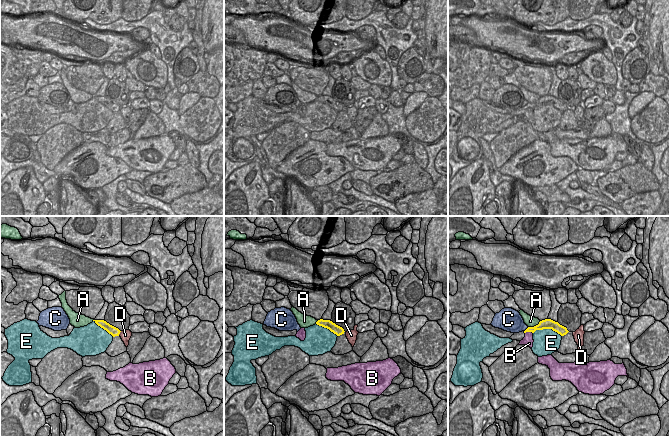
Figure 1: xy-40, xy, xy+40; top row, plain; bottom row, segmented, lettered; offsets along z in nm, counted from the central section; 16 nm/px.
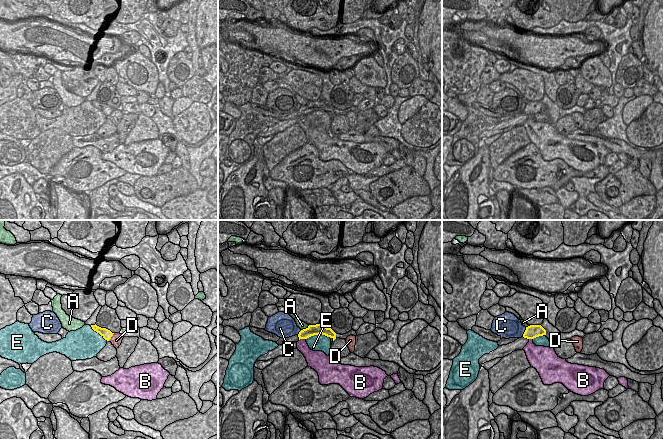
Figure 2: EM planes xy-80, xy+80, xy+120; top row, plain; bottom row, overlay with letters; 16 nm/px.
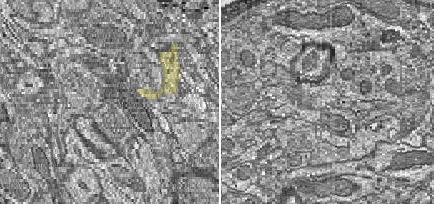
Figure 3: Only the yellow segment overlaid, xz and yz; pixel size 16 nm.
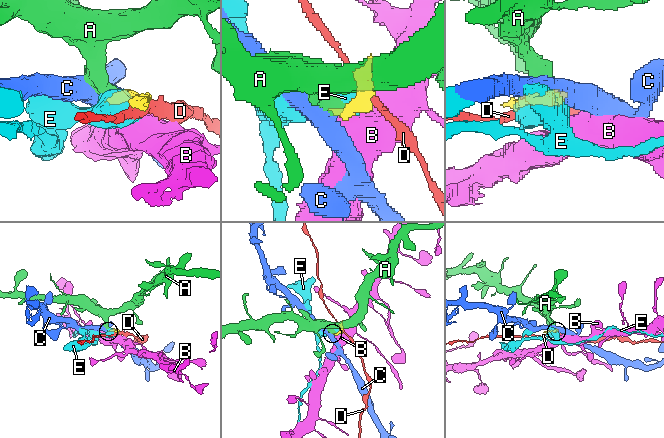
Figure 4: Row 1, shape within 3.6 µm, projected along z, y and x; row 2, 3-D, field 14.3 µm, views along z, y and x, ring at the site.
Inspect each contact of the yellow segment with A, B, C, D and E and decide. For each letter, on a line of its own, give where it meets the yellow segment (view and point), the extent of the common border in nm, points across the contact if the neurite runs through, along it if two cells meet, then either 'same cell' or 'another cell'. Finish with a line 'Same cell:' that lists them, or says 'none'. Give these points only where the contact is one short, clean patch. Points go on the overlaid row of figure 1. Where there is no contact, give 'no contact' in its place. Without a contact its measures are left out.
A: meets yellow in xy+40 at (534, 326); contact 240 nm long; border along xy+40 (540, 321), (528, 327); another cell
B: meets yellow in xy+40 at (528, 331); contact 130 nm long; border along xy+40 (532, 332), (525, 333); another cell
C: meets yellow in xy+40 at (526, 329); contact 110 nm long; border along xy+40 (528, 327), (524, 331); another cell
D: meets yellow in xy-40 at (119, 333); contact 100 nm long; another cell
E: meets yellow in xy+40 at (547, 328); contact 460 nm long; another cell
Same cell: none

